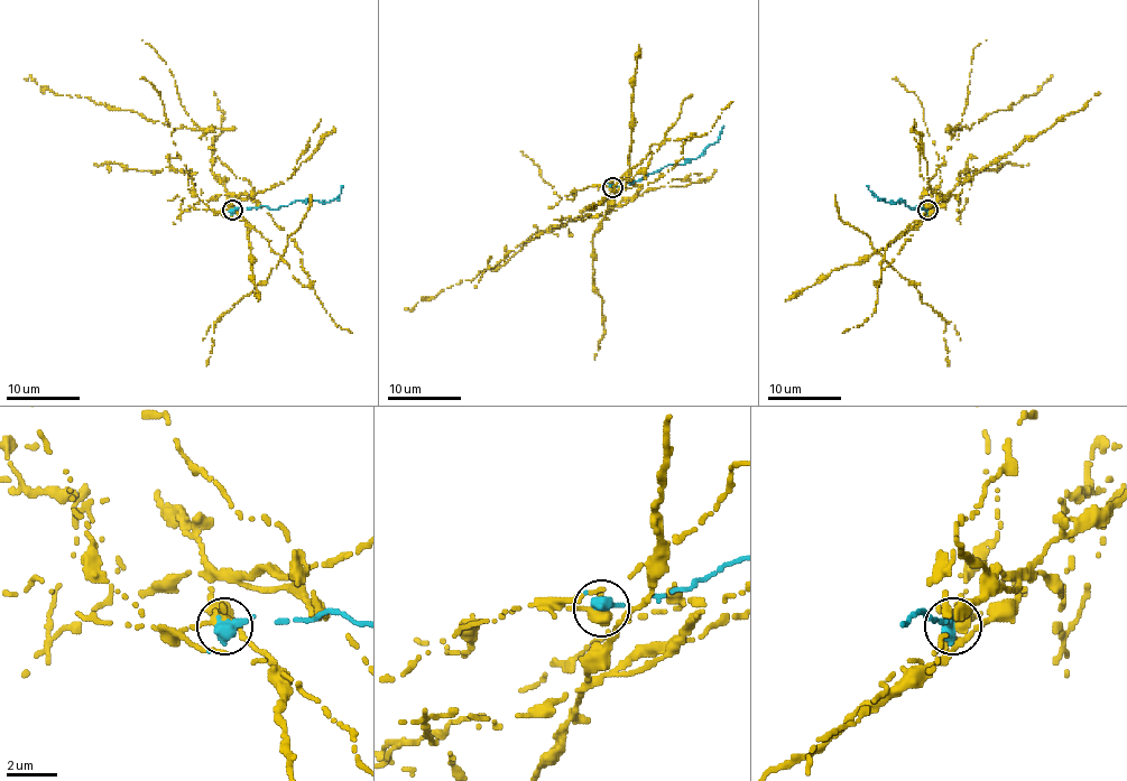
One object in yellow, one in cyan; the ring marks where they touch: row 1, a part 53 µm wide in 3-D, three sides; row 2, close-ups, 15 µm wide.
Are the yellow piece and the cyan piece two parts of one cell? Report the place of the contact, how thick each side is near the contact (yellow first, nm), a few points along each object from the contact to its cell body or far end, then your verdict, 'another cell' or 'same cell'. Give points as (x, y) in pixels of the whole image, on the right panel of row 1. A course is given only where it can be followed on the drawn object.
at (927, 210); 300 nm thick on the yellow side, 500 nm on the other; yellow runs (929, 210), (948, 200), (929, 204), (925, 193), (951, 136), (1034, 95), (1049, 78); cyan runs (927, 210), (917, 205), (912, 210), (905, 205), (905, 200), (881, 198), (866, 185); another cell

